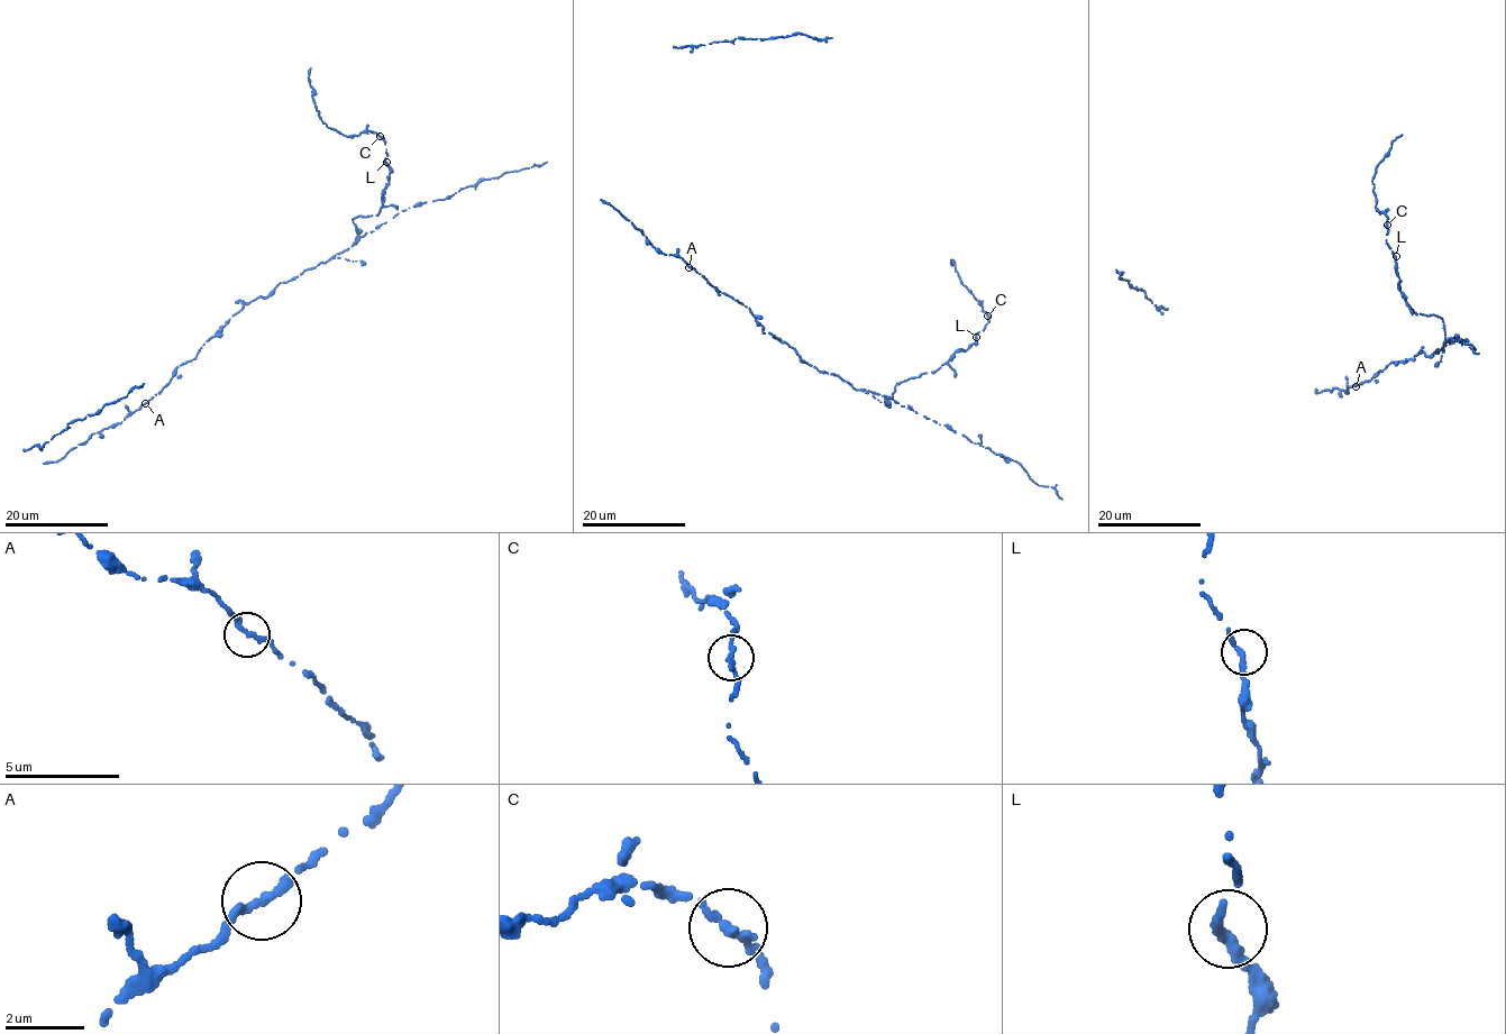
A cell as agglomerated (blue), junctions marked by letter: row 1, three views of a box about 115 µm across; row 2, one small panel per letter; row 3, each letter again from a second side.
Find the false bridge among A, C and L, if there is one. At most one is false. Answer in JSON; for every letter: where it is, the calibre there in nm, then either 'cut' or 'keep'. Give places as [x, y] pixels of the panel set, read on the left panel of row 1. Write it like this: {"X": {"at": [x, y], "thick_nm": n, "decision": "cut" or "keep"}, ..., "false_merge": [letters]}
{"A": {"at": [145, 403], "thick_nm": 240, "decision": "keep"}, "C": {"at": [380, 136], "thick_nm": 240, "decision": "keep"}, "L": {"at": [386, 162], "thick_nm": 240, "decision": "keep"}, "false_merge": []}

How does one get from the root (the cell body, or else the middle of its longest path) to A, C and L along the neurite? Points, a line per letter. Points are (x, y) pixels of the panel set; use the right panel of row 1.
A: (1388, 364), (1370, 380), (1356, 386)
C: (1388, 364), (1443, 351), (1445, 337), (1442, 319), (1415, 313), (1400, 291), (1387, 226)
L: (1388, 364), (1443, 351), (1445, 339), (1442, 319), (1416, 314), (1406, 302), (1396, 256)

